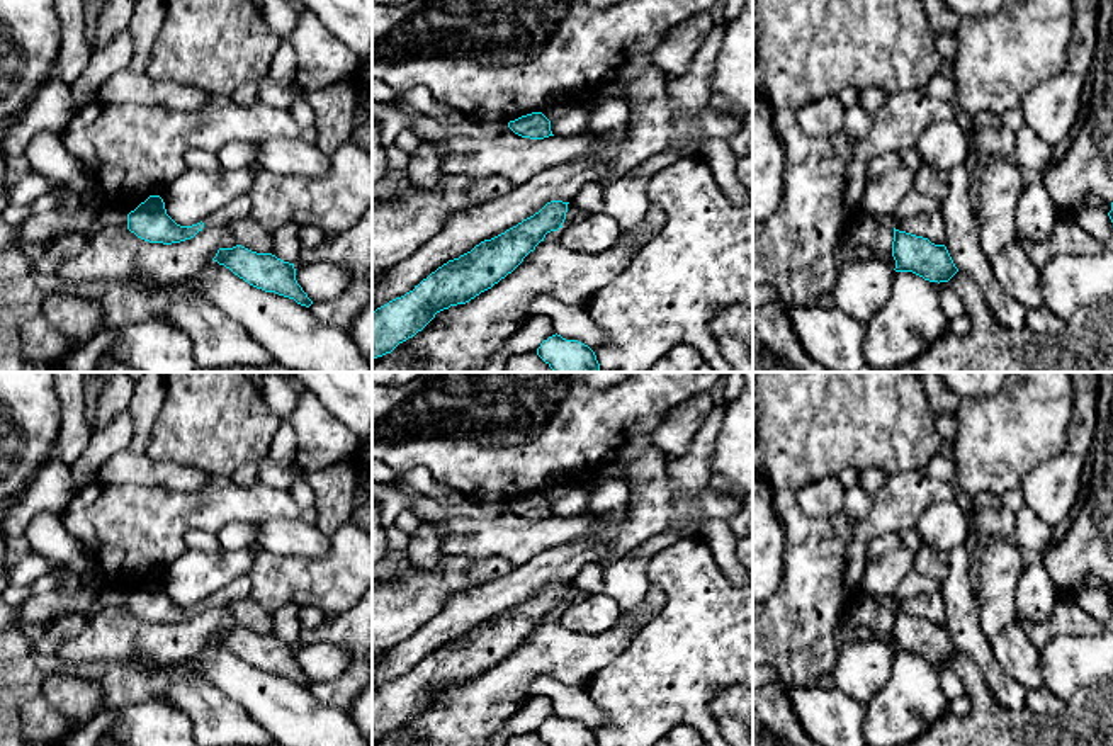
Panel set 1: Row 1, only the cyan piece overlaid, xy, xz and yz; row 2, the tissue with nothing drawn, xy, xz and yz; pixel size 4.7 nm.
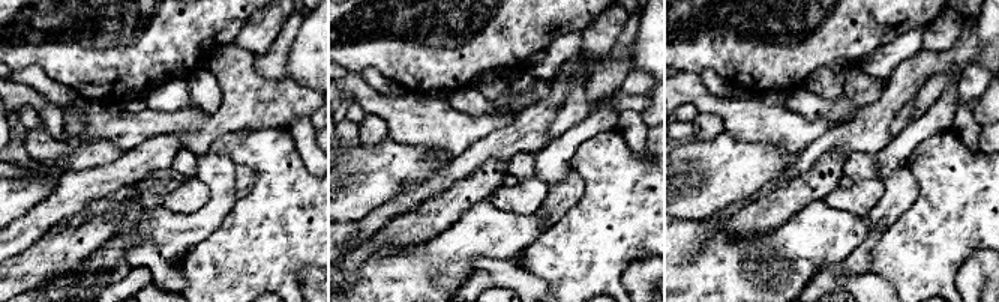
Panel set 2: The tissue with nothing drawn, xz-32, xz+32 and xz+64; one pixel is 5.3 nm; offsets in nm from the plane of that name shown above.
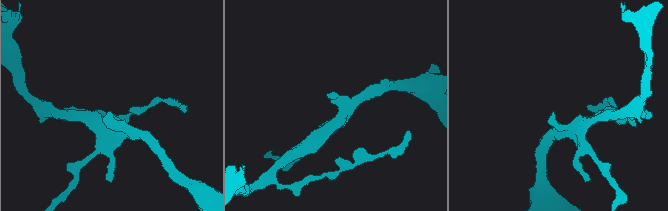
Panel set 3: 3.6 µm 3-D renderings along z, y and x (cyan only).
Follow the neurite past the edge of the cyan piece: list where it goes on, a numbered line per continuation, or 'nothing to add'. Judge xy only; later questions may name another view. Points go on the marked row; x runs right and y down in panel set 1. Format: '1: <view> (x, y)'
1: xy (238, 208)

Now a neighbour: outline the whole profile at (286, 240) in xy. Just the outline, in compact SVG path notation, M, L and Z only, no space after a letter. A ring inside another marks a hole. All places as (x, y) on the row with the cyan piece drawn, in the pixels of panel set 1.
M285 223L277 231L274 231L272 255L277 258L294 263L301 248L302 245L299 241L299 226L296 223Z

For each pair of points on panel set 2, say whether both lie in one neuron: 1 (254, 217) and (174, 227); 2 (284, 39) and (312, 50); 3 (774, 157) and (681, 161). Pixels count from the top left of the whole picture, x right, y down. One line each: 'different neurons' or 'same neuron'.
1: different neurons
2: different neurons
3: same neuron

